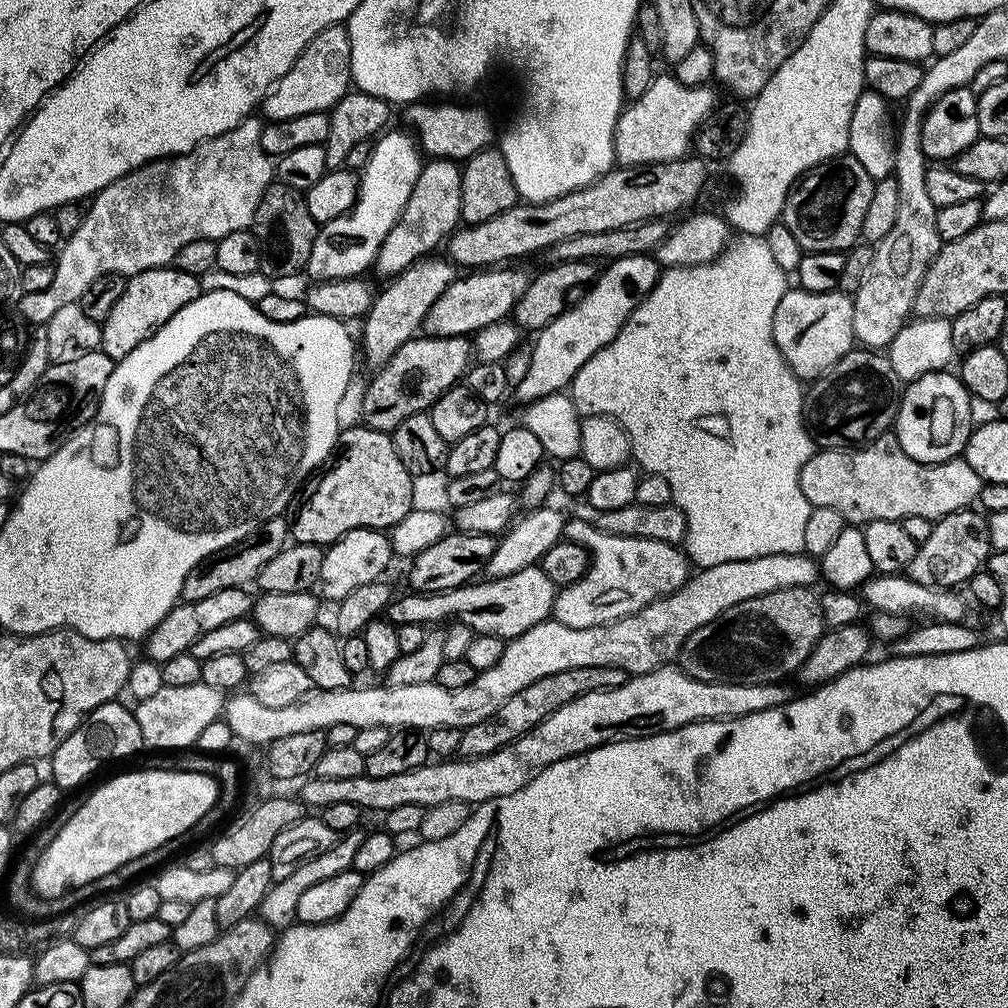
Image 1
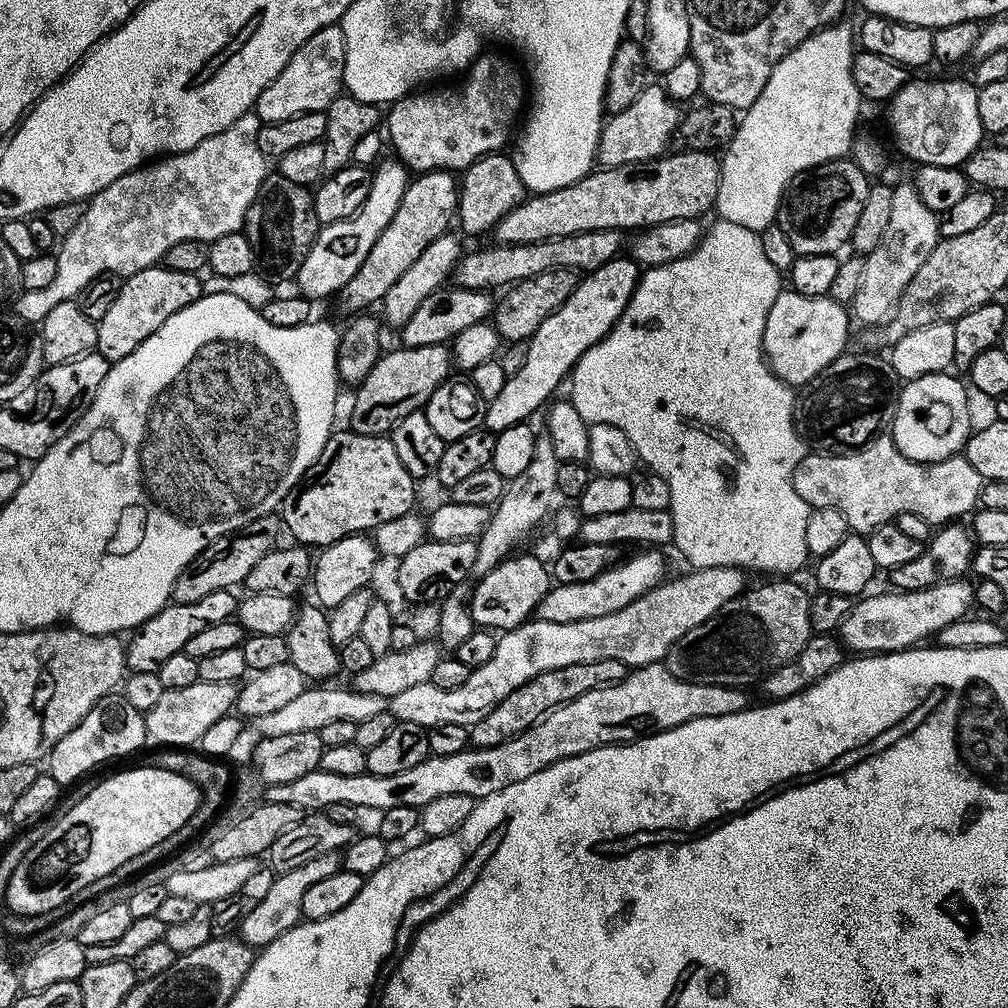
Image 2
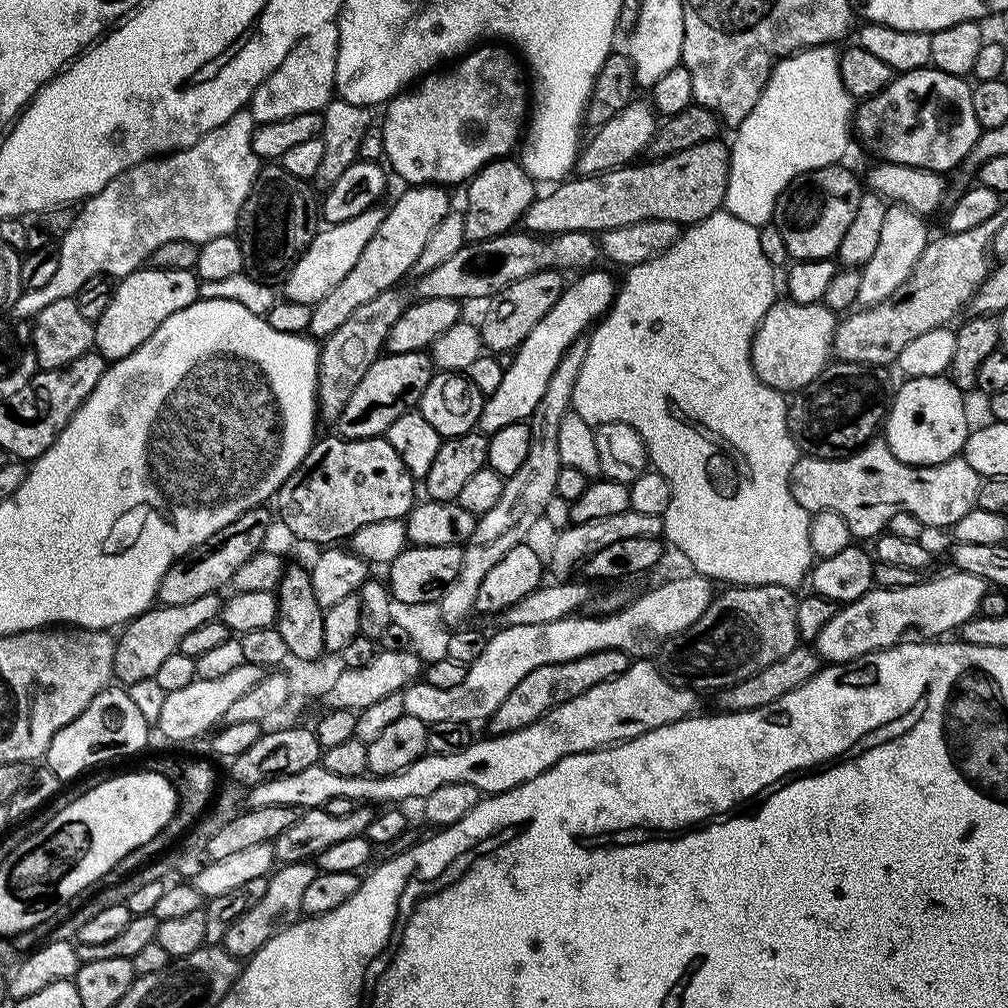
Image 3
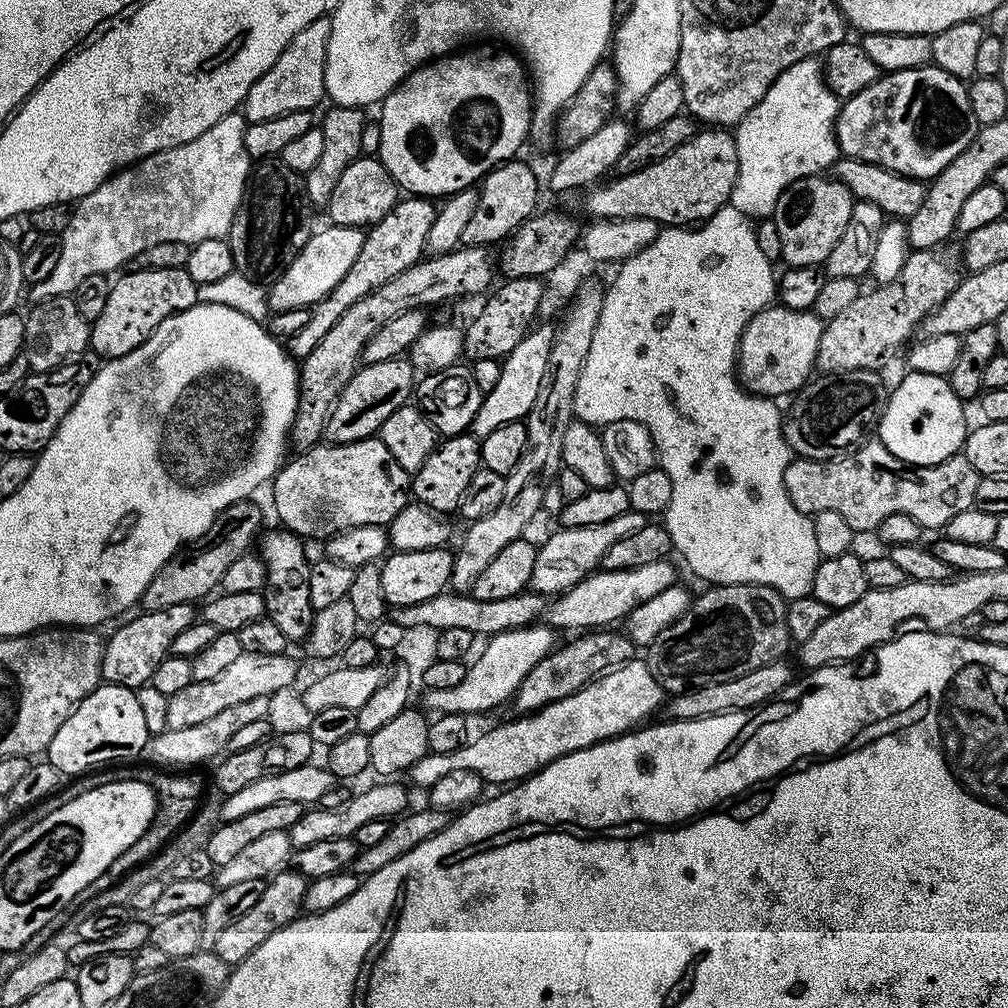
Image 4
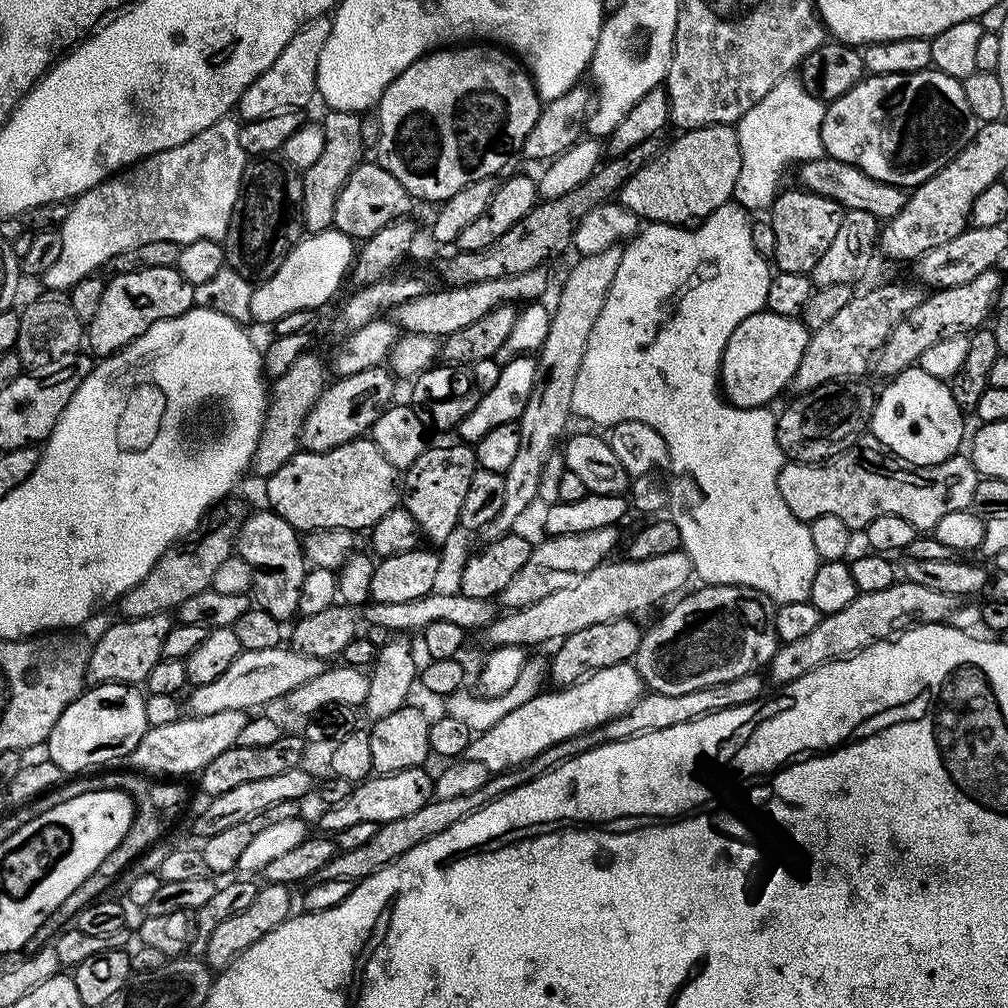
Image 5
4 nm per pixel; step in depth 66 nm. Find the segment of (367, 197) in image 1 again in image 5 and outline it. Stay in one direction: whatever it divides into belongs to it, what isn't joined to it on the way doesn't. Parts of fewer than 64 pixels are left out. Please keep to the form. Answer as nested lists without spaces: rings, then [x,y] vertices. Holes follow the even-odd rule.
[[[335,230],[314,232],[305,235],[290,250],[286,262],[282,262],[282,266],[278,266],[276,273],[268,280],[259,281],[259,283],[253,287],[252,298],[250,300],[253,321],[255,321],[257,325],[260,323],[275,326],[282,318],[286,318],[286,314],[317,310],[316,308],[322,307],[323,304],[339,290],[340,283],[343,282],[344,276],[346,280],[353,264],[354,241],[351,236],[347,236]]]

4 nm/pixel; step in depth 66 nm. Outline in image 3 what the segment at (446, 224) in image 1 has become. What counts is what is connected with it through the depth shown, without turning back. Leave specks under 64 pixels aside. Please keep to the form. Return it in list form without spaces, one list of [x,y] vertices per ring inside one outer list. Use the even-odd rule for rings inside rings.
[[[418,184],[403,190],[405,192],[393,202],[392,209],[389,207],[385,211],[378,230],[374,230],[370,242],[366,242],[362,254],[358,254],[358,262],[354,262],[354,267],[346,273],[346,278],[342,278],[342,282],[338,282],[334,290],[330,290],[317,304],[312,305],[307,335],[323,338],[334,334],[334,330],[344,325],[350,319],[350,314],[358,310],[358,306],[371,302],[386,290],[396,288],[399,280],[412,272],[414,262],[418,262],[422,249],[430,239],[430,233],[450,211],[449,189],[439,184]]]

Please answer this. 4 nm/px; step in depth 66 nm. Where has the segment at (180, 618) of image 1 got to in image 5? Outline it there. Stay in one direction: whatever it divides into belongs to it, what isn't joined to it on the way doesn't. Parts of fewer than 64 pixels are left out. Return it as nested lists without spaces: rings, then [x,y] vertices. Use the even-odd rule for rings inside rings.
[[[159,612],[137,620],[121,619],[121,624],[112,624],[100,636],[100,641],[92,644],[92,653],[88,663],[87,683],[131,684],[140,686],[147,681],[150,670],[164,655],[166,636],[170,634],[174,623],[173,617],[166,612]]]

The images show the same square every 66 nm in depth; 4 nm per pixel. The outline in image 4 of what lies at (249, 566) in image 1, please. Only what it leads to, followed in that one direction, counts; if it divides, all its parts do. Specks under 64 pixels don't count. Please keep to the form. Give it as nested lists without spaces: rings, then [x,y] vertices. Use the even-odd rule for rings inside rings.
[[[247,499],[231,504],[212,523],[205,536],[201,536],[191,546],[185,547],[166,561],[158,570],[158,574],[154,574],[150,586],[146,586],[142,601],[143,611],[165,612],[170,606],[195,605],[211,597],[220,588],[222,574],[226,574],[228,567],[236,559],[242,558],[242,554],[246,554],[261,535],[260,523],[264,520],[264,512],[252,503],[256,502]]]

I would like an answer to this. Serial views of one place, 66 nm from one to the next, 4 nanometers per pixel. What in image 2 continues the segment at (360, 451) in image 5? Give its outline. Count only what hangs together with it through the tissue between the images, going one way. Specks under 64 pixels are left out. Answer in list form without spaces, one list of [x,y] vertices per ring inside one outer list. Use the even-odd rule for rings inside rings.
[[[333,431],[308,473],[286,494],[282,524],[300,546],[333,544],[347,536],[368,534],[382,522],[413,511],[417,481],[402,466],[387,435]]]

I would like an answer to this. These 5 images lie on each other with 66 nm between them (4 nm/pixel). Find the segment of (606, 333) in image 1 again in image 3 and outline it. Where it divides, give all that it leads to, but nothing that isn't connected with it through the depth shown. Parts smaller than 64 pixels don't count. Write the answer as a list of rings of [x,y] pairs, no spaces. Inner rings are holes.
[[[581,271],[577,275],[580,277],[565,287],[558,302],[550,306],[546,318],[542,318],[542,322],[538,322],[538,326],[534,326],[534,330],[526,334],[520,347],[515,349],[511,357],[513,360],[507,361],[498,390],[494,390],[494,394],[490,394],[484,401],[479,431],[491,434],[502,430],[502,426],[527,421],[532,415],[534,406],[542,402],[542,394],[546,394],[546,386],[550,383],[550,374],[554,374],[558,362],[562,362],[562,354],[566,354],[568,347],[575,340],[581,339],[597,321],[607,316],[609,308],[616,301],[618,280],[608,272],[596,271]]]

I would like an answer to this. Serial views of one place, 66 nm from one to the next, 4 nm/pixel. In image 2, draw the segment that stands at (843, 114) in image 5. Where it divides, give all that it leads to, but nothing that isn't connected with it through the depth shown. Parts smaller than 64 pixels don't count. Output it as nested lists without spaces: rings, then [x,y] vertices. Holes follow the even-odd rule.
[[[912,78],[909,79],[908,83],[902,86],[902,90],[898,90],[898,94],[894,94],[892,100],[887,101],[888,128],[892,131],[892,136],[896,139],[896,144],[900,147],[902,155],[909,156],[910,159],[916,160],[915,163],[917,165],[929,164],[930,166],[950,166],[951,168],[955,168],[963,165],[964,160],[970,158],[970,154],[974,149],[981,147],[986,133],[981,120],[978,118],[978,91],[967,79],[964,80],[916,80],[916,78]]]

